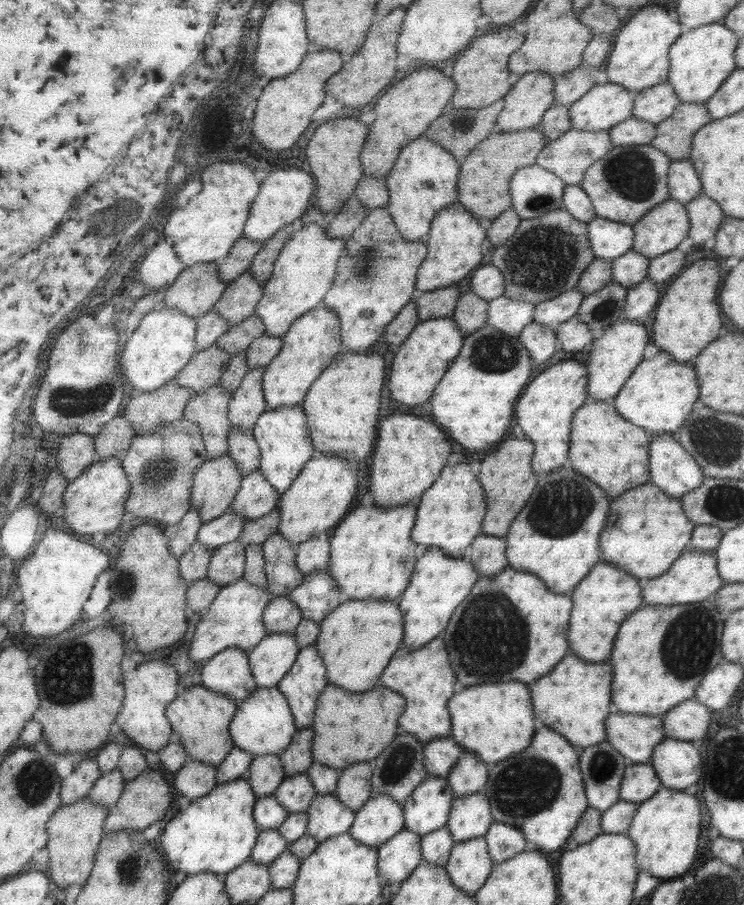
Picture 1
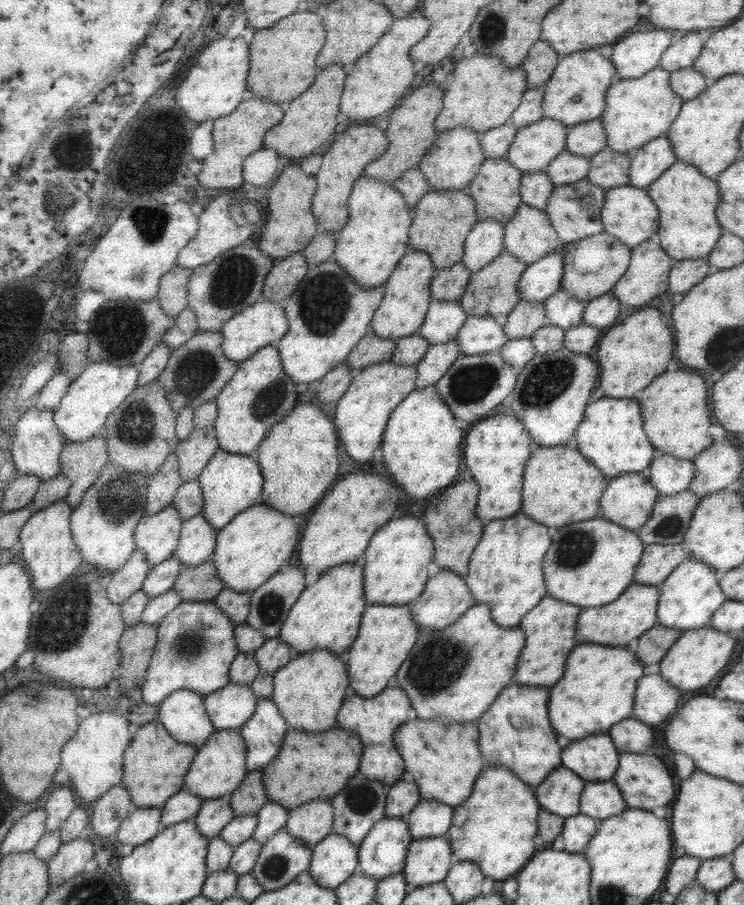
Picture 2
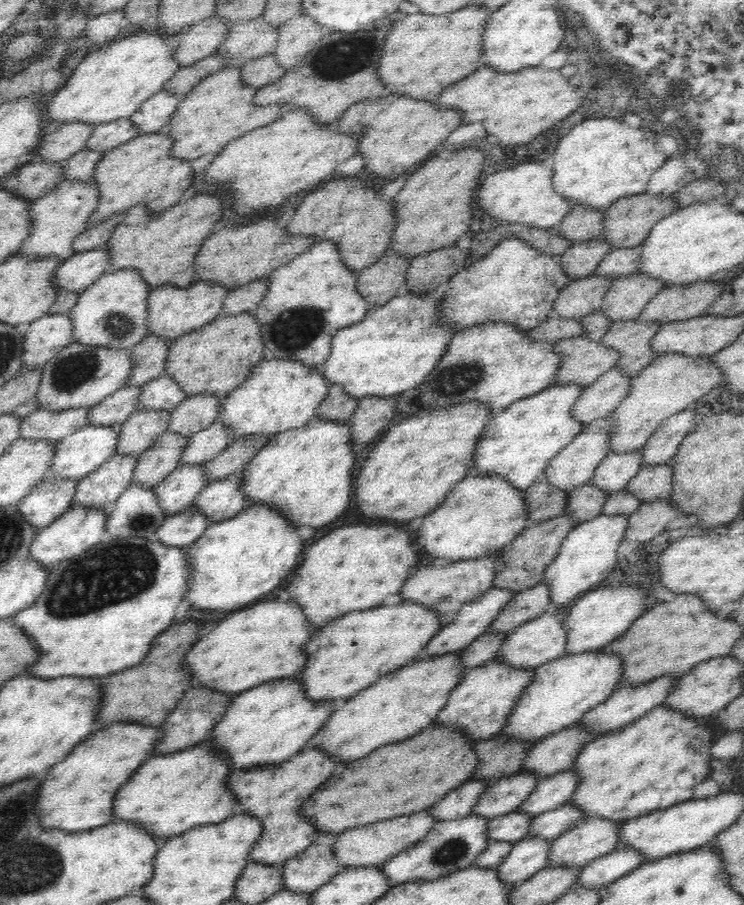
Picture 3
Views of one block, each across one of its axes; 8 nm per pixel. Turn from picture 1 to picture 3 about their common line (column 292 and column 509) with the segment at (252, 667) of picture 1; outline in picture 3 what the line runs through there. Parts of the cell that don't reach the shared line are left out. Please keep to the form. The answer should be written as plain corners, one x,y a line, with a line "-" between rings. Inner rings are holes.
551,609
542,613
538,618
515,628
504,641
496,655
497,660
505,660
518,668
537,668
547,662
556,660
567,654
568,633
565,625
565,614

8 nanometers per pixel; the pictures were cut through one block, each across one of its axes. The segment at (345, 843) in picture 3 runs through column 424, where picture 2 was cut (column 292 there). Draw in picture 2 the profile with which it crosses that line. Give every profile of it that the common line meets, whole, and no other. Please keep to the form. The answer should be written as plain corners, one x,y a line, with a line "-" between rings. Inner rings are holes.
313,799
288,811
283,829
312,847
332,832
332,814
328,799

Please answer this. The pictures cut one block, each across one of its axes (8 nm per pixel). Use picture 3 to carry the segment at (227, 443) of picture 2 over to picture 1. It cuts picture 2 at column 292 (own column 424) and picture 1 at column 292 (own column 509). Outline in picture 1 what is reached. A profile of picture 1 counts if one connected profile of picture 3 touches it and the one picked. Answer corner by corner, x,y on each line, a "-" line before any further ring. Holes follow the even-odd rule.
320,304
297,317
282,336
279,352
263,368
261,388
266,410
299,405
311,383
339,353
341,345
339,320
329,308

